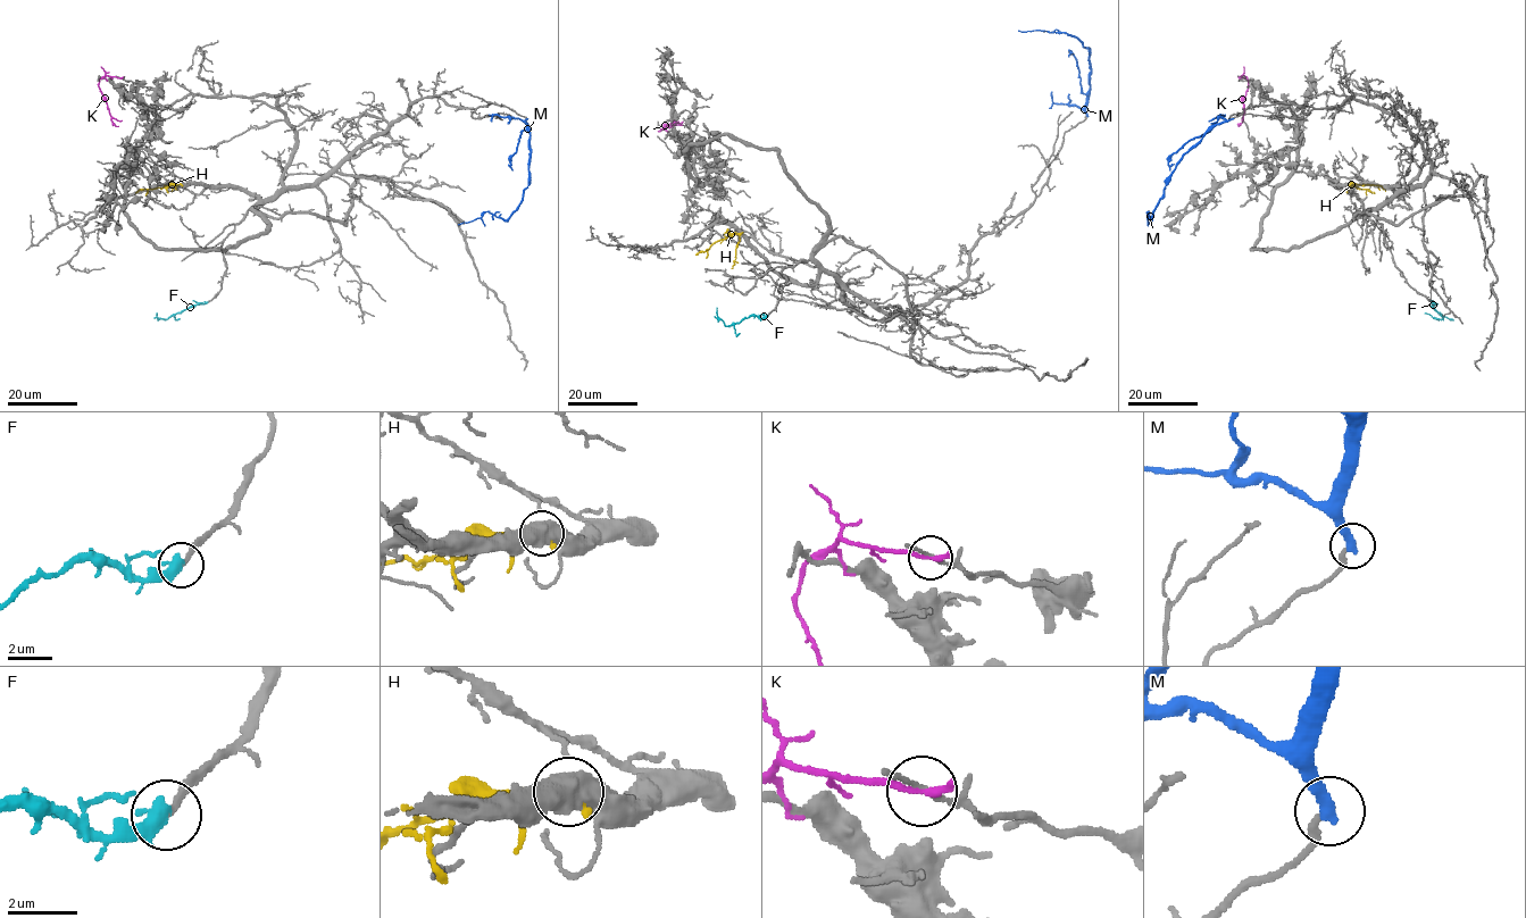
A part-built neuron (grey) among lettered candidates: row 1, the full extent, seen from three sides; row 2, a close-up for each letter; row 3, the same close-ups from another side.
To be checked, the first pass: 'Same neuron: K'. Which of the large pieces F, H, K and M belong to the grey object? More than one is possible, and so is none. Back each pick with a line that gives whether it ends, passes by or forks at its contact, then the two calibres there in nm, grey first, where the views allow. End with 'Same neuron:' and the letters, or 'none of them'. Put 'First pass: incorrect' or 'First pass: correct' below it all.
F: it ends | 180/440 nm
Same neuron: F
First pass: incorrect

